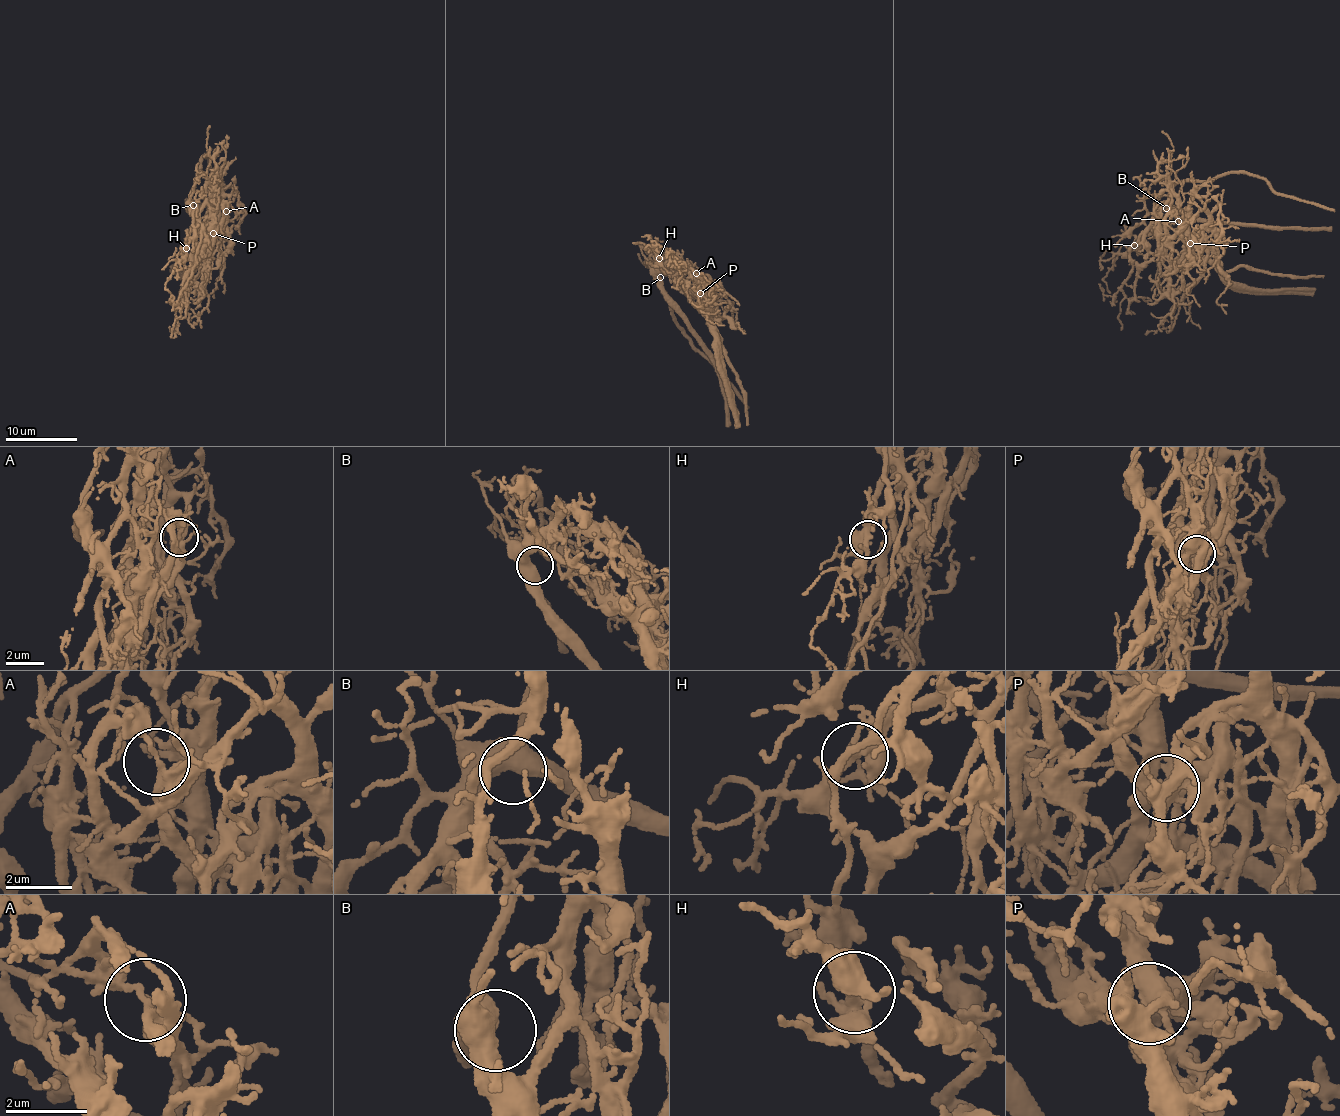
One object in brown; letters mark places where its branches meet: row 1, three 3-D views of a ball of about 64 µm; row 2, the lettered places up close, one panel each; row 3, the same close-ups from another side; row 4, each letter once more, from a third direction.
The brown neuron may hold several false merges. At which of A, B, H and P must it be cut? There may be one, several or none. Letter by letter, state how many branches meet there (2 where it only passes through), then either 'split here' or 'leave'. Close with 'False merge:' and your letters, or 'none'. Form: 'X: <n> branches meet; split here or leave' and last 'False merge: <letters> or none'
A: 5 branches meet; split here
B: 3 branches meet; leave
H: 5 branches meet; leave
P: 7 branches meet; split here
False merge: A, P

